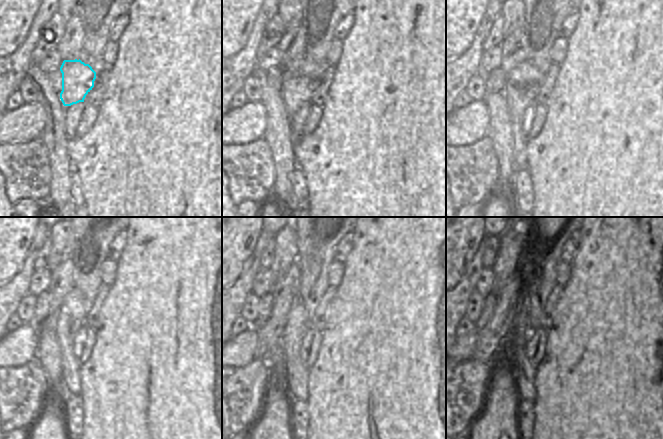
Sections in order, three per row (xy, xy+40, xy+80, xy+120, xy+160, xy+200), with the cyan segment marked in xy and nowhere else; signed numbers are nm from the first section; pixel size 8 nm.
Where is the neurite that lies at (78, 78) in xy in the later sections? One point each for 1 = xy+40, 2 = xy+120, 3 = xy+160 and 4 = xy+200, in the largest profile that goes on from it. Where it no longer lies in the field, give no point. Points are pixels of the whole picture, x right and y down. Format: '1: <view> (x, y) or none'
1: xy+40 (296, 92)
2: xy+120 (69, 321)
3: xy+160 (296, 372)
4: xy+200 (525, 374)

